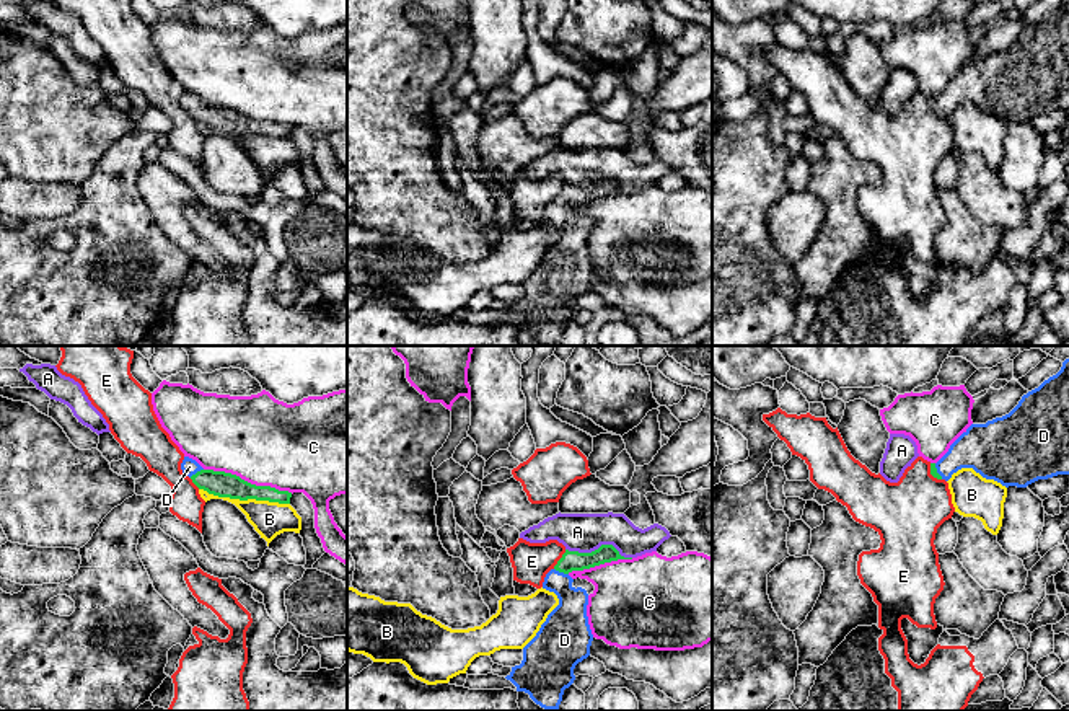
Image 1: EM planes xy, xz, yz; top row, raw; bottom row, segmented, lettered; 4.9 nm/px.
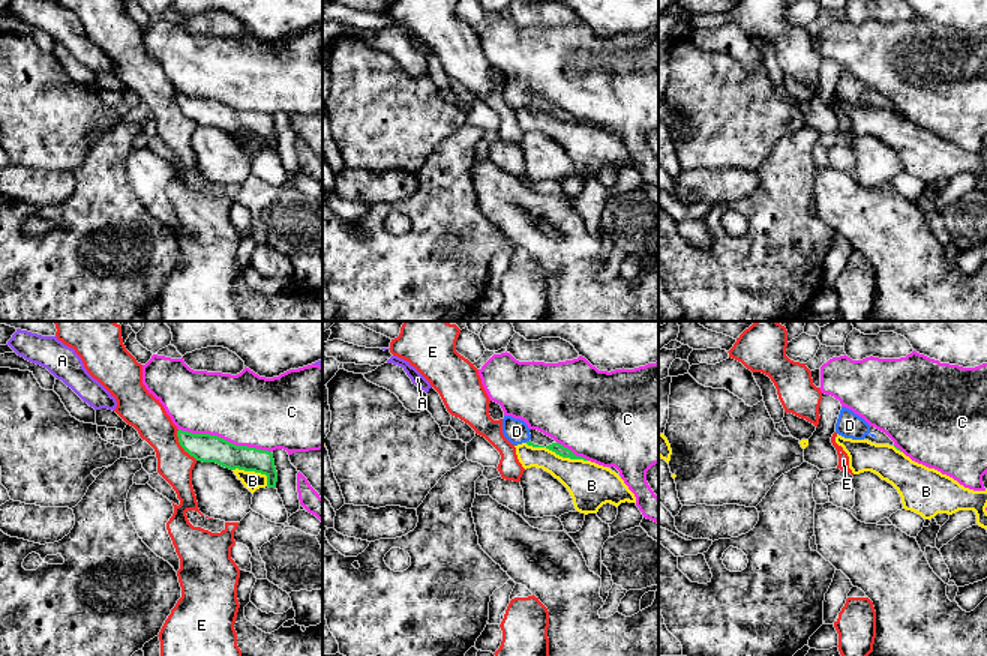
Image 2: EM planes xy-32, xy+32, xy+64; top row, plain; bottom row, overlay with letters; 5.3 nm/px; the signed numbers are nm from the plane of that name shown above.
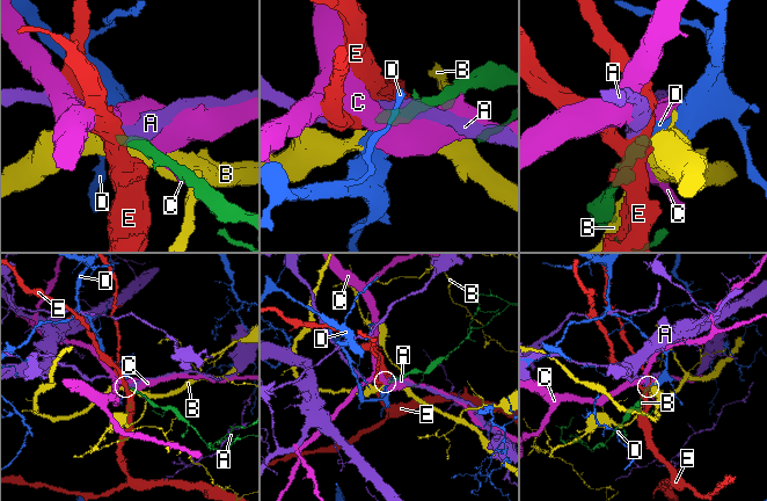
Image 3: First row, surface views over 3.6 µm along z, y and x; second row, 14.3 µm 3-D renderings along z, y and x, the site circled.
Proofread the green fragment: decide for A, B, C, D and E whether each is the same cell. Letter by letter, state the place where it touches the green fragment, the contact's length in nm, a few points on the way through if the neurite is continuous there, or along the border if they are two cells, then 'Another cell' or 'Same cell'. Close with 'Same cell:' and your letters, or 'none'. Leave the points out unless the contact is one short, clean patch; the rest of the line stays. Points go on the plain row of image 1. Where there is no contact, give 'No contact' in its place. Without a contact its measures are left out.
A: Touches green at xz (598, 183). Shared border 340 nm. Boundary: xz (566, 183), (590, 186), (611, 180), (631, 193). Another cell
B: Touches green at xy (245, 134). Shared border 460 nm. Another cell
C: Touches green at xy (246, 116). Shared border 460 nm. Boundary: xy (204, 103), (235, 108), (251, 118), (269, 119), (292, 128). Another cell
D: Touches green at xz (561, 206). Shared border 80 nm. Path across: xz (571, 196), (561, 206), (569, 255). Same cell
E: Touches green at xz (559, 194). Shared border 120 nm. Boundary: xz (566, 185), (553, 203). Another cell
Same cell: D

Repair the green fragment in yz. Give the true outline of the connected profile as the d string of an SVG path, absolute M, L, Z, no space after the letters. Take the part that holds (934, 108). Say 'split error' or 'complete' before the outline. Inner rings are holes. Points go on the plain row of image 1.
split error; M1069 0L1023 29L1009 49L971 59L937 98L930 98L930 109L948 116L961 103L973 103L1005 122L1027 122L1038 114L1069 109Z

